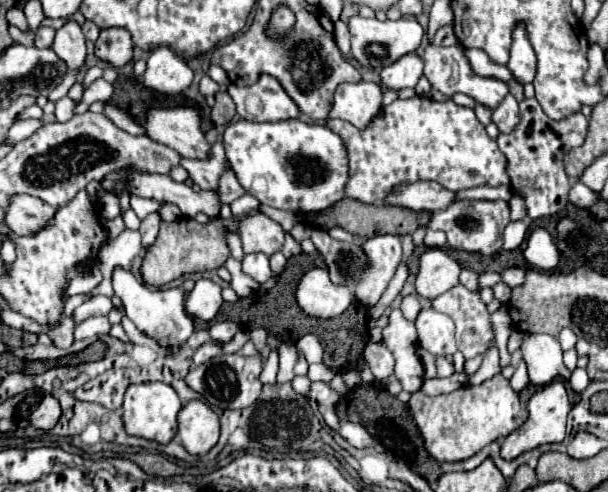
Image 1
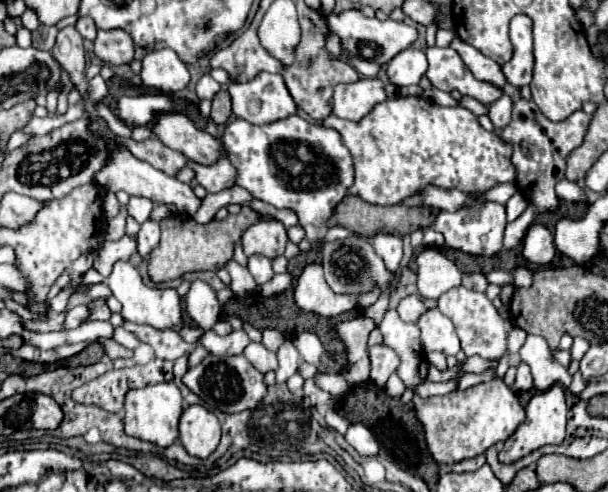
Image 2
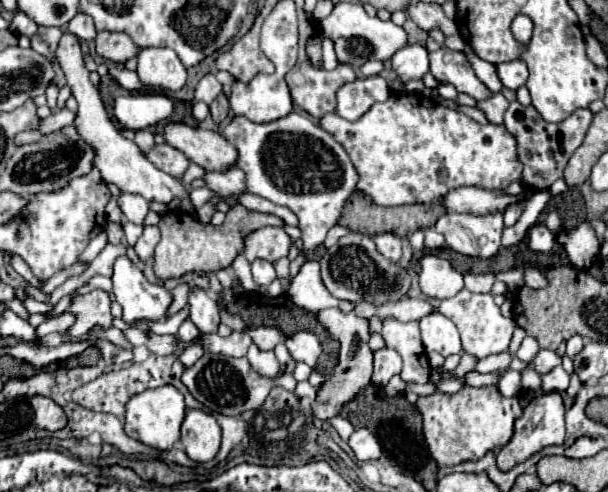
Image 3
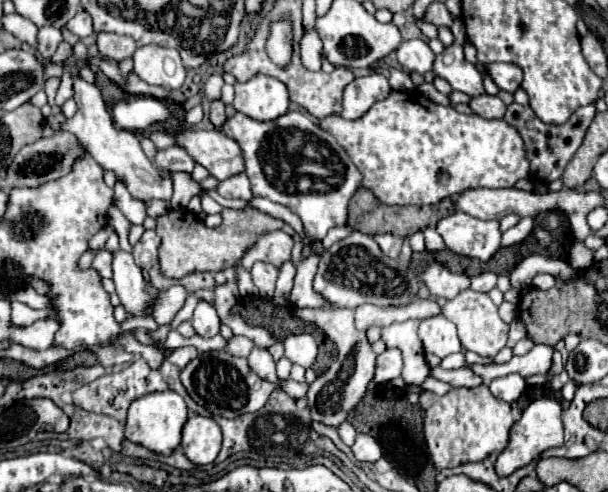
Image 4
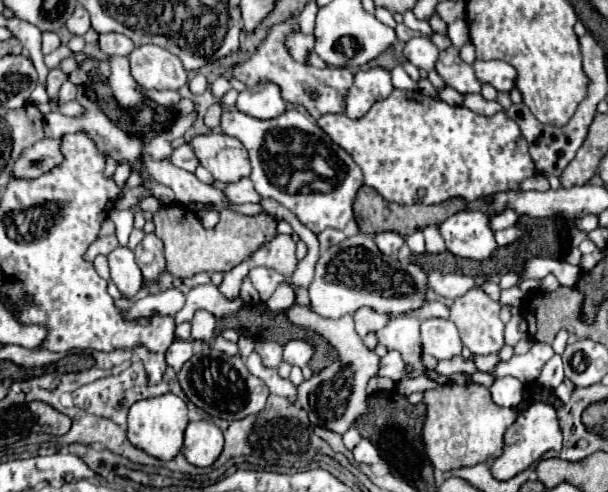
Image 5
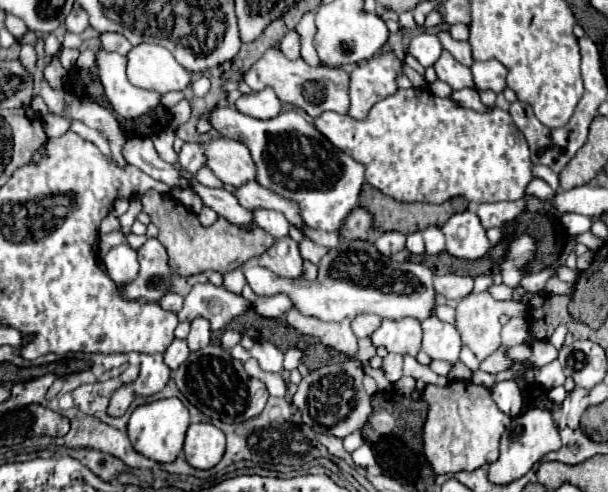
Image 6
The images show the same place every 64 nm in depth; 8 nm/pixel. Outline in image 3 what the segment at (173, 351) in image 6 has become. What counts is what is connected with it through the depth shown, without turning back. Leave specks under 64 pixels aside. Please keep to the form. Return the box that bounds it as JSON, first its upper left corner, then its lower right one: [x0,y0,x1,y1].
[180,344,204,368]

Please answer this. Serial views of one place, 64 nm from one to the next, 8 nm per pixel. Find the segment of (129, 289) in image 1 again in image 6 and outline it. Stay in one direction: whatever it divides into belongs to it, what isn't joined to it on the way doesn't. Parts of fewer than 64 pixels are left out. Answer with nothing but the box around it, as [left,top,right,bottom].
[104,244,138,286]

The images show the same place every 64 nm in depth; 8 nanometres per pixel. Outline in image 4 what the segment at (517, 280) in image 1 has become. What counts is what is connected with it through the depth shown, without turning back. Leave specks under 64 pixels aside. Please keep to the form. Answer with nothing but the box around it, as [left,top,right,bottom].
[532,274,554,290]

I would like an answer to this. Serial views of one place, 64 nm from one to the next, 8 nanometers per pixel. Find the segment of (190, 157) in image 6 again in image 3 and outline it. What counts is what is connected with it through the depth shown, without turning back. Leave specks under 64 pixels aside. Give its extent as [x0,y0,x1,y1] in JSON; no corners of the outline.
[142,144,190,178]

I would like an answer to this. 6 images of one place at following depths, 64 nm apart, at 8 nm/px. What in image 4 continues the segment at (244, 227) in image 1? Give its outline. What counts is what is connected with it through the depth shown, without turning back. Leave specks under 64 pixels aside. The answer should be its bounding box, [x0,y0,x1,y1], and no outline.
[242,230,294,268]

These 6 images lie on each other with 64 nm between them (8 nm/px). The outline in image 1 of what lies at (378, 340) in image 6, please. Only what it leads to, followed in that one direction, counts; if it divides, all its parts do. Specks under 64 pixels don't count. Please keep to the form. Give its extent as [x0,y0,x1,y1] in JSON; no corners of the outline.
[384,310,424,392]

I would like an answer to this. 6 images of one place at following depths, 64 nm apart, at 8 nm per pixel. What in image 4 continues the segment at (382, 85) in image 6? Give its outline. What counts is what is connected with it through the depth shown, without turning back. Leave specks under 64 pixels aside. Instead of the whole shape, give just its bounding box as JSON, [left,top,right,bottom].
[340,72,390,120]

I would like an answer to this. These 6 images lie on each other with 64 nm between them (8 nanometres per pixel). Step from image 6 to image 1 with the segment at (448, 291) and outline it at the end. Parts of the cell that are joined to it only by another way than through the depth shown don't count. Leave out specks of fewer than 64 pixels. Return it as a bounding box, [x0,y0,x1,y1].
[416,248,460,300]

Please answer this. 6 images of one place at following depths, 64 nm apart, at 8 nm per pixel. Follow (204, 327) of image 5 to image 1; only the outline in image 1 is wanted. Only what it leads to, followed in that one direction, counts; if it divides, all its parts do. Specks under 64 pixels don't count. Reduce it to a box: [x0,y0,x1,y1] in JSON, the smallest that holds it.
[186,280,222,322]

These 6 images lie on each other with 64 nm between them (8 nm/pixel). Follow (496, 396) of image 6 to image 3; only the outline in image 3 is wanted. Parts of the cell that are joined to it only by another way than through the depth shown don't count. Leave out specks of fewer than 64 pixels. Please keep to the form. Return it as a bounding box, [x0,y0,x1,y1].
[498,370,520,398]

